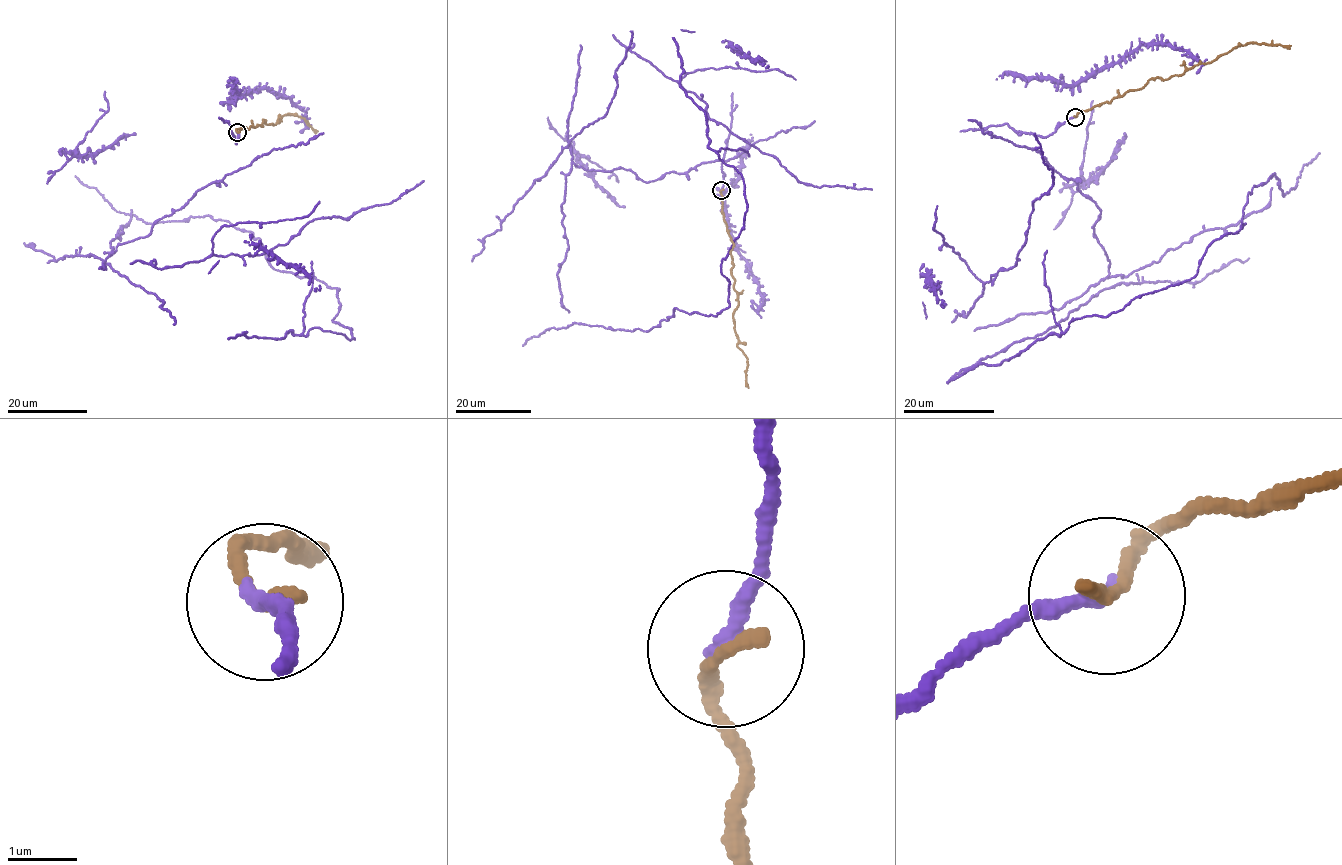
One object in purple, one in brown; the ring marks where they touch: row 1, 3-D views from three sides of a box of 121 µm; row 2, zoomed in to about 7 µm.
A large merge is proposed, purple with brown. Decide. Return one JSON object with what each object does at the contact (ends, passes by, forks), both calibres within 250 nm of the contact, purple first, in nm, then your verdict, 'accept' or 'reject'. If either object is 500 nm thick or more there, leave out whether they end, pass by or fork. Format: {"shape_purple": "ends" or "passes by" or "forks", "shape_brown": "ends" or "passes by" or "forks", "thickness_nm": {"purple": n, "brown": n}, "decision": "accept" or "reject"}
{"shape_purple": "ends", "shape_brown": "ends", "thickness_nm": {"purple": 220, "brown": 240}, "decision": "accept"}

